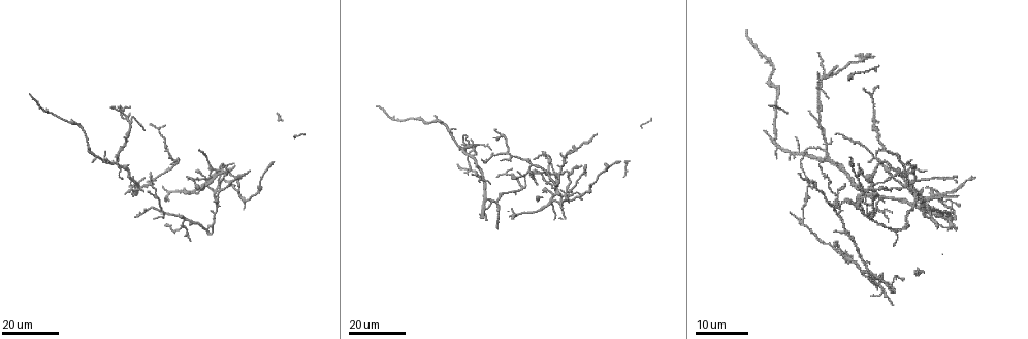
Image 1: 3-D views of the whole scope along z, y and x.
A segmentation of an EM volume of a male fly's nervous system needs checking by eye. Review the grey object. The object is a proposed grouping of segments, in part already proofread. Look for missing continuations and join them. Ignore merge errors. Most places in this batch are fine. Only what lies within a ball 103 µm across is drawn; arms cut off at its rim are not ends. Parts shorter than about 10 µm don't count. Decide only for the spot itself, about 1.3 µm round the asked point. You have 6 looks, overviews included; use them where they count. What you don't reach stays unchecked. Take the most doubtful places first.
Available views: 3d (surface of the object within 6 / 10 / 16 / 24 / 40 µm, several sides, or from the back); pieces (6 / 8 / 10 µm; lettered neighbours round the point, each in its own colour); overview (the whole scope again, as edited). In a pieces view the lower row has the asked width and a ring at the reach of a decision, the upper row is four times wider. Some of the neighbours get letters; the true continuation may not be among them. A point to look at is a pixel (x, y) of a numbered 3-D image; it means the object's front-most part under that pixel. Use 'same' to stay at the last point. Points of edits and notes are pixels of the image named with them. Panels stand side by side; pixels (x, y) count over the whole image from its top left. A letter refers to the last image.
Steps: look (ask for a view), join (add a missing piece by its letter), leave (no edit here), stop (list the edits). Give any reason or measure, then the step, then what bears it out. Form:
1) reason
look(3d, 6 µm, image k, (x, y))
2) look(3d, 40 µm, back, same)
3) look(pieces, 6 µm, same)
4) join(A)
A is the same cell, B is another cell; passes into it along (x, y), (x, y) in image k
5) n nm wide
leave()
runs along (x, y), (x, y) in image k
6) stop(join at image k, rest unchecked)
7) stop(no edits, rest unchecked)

tapers out
look(3d, 24 µm, image 1, (129, 112))

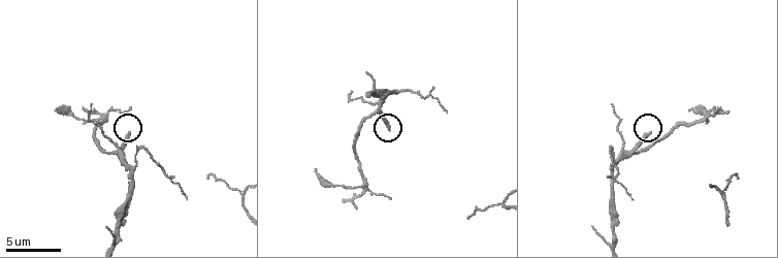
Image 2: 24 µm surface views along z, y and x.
closer look
look(3d, 10 µm, image 2, (388, 129))

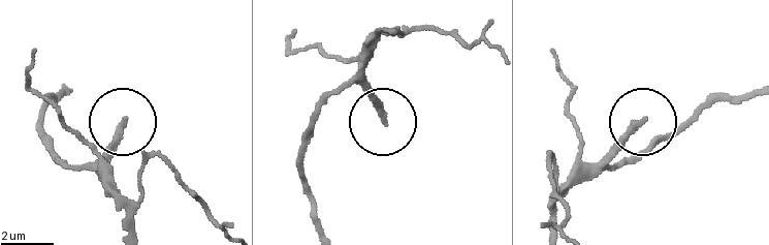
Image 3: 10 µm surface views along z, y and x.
look(pieces, 10 µm, image 3, (644, 118))

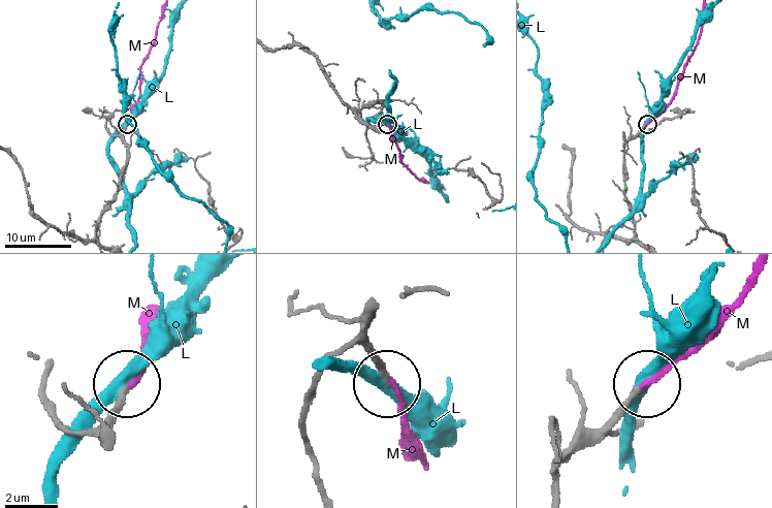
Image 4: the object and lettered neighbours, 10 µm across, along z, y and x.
190 nm wide
join(M)
M is the same cell, L is another cell; passes into it along (574, 451), (738, 294), (749, 274) in image 4; it goes on there

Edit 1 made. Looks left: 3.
look(overview)

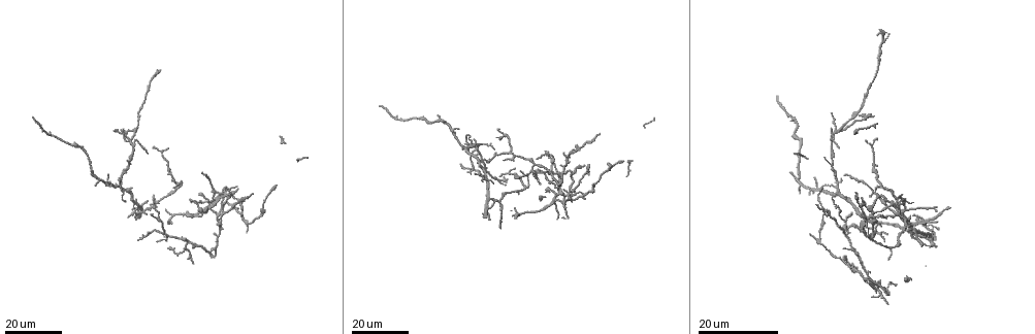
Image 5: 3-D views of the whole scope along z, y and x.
free end
look(3d, 16 µm, image 5, (537, 160))

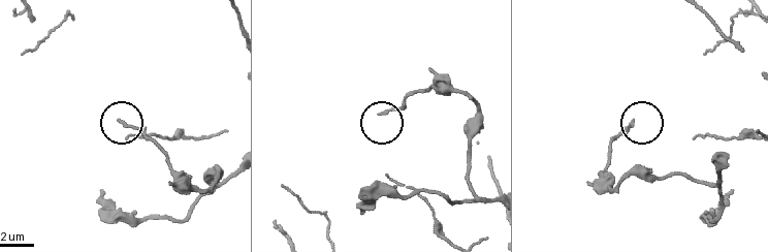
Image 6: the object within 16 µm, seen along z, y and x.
look(pieces, 8 µm, image 6, (632, 122))

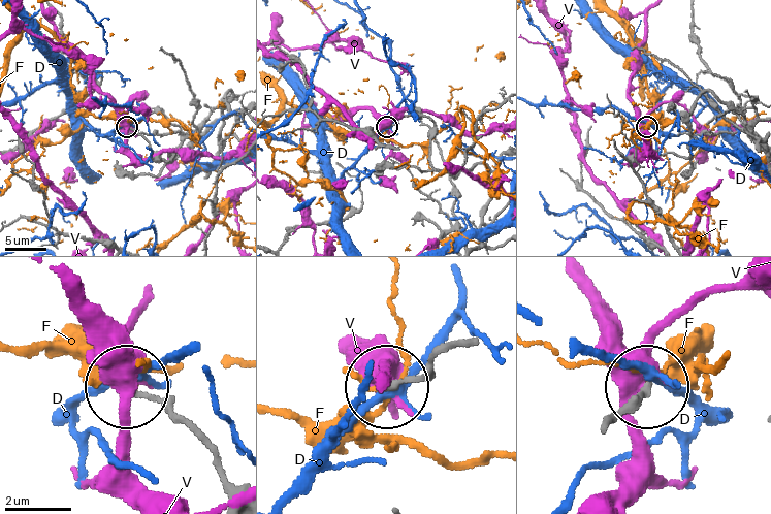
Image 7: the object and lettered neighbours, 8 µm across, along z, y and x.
leave()
D, F and V are other cells; none of them fits

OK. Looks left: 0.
stop(join at image 4, rest unchecked)

